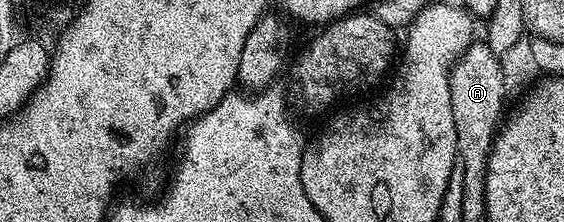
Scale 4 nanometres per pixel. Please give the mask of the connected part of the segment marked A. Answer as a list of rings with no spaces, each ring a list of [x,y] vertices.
[[[475,40],[450,69],[452,120],[456,124],[460,186],[478,188],[478,176],[486,174],[488,156],[494,136],[500,129],[502,109],[506,106],[508,95],[501,66],[502,59],[499,54],[494,52],[485,40]]]

